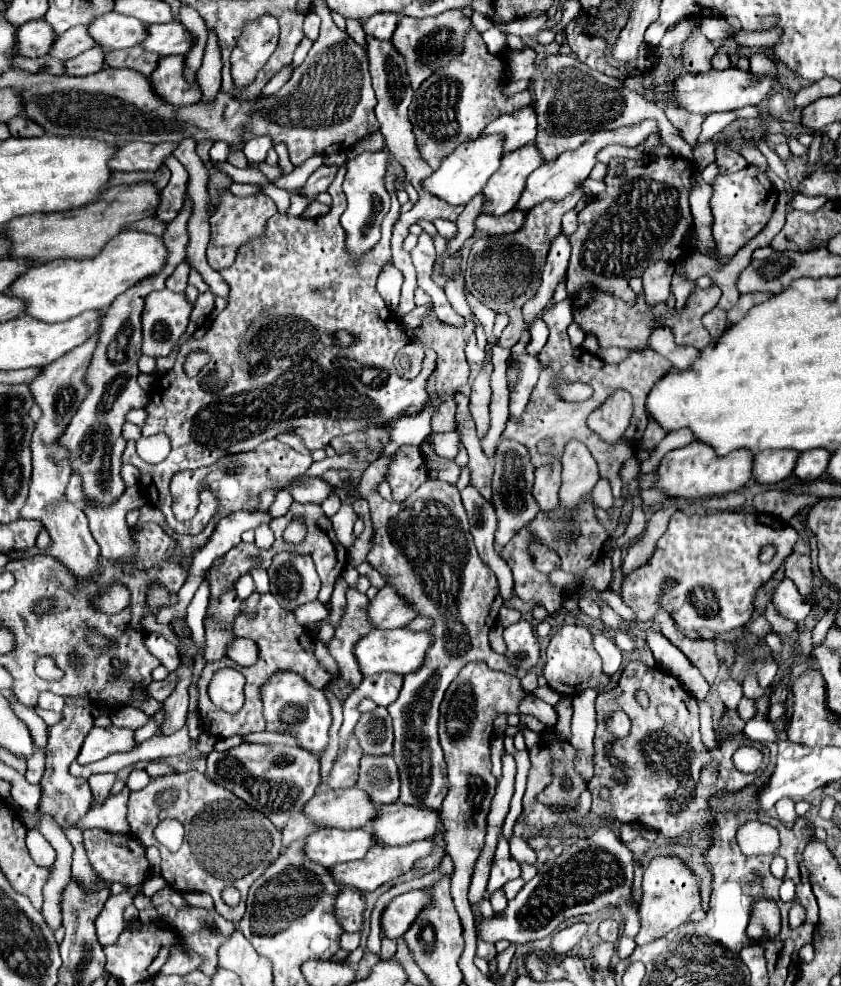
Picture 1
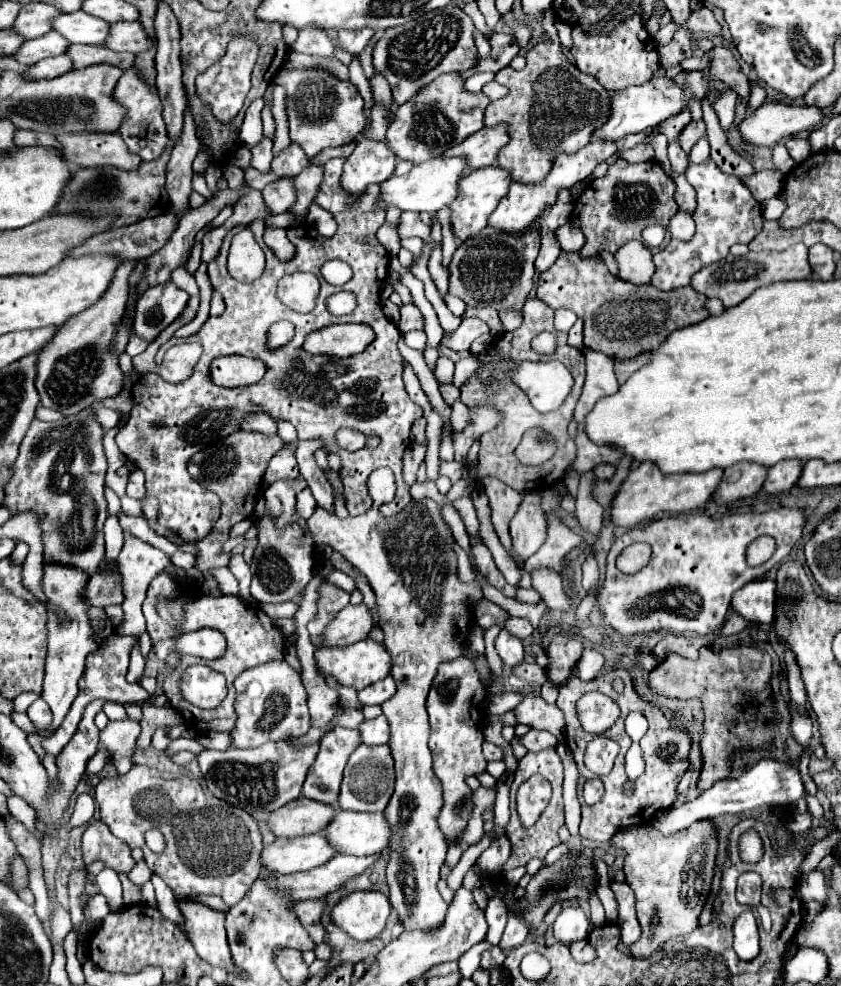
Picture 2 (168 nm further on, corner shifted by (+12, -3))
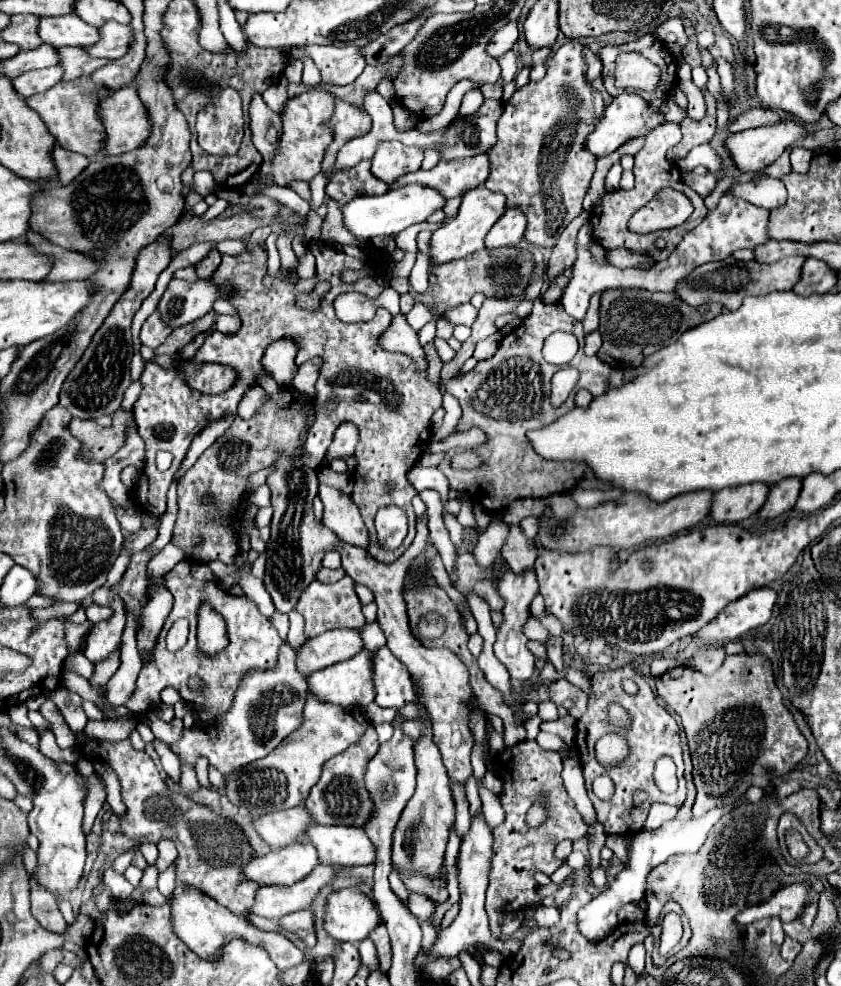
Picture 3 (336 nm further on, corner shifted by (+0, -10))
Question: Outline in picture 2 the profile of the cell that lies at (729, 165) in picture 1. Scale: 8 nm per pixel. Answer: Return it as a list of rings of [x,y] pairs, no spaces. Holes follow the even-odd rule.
[[[702,101],[702,111],[704,111],[704,123],[708,127],[708,139],[710,139],[710,149],[712,149],[712,159],[716,161],[716,165],[730,175],[748,175],[752,173],[752,165],[740,157],[738,153],[734,153],[730,149],[730,145],[726,143],[726,133],[718,121],[716,111],[712,109],[710,101]]]

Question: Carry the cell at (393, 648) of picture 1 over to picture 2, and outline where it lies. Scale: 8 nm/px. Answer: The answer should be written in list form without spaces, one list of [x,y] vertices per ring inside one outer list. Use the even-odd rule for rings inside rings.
[[[364,639],[364,641],[358,641],[348,647],[320,647],[314,651],[314,659],[316,659],[316,667],[324,679],[334,677],[340,685],[352,687],[356,691],[368,687],[370,683],[380,681],[382,677],[386,677],[390,673],[390,655],[388,655],[386,647],[372,639]]]

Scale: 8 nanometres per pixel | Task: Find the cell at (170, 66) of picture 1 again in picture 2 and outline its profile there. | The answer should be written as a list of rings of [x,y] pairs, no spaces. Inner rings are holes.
[[[126,69],[124,75],[116,83],[112,97],[116,97],[116,103],[126,107],[126,117],[124,117],[118,133],[126,141],[128,149],[132,153],[140,155],[144,161],[158,159],[168,143],[166,127],[164,127],[164,119],[162,119],[162,101],[158,97],[158,91],[154,87],[148,87],[134,69]]]

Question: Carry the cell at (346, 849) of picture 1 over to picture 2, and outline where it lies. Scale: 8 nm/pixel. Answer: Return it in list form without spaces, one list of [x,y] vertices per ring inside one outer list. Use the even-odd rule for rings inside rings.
[[[310,833],[292,839],[274,839],[262,849],[260,863],[270,873],[286,875],[324,865],[334,855],[336,851],[322,833]]]

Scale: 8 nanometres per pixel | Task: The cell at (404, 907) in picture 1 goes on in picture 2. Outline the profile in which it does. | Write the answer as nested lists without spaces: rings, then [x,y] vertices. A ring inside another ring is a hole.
[[[352,891],[330,913],[332,923],[356,941],[378,937],[386,927],[388,915],[390,901],[380,891]]]

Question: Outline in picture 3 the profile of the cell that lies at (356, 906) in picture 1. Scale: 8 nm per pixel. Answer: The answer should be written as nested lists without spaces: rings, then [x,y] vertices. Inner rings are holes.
[[[310,908],[302,910],[302,912],[292,912],[290,916],[284,916],[280,920],[280,926],[296,932],[306,944],[308,948],[312,948],[316,944],[316,930],[314,930],[314,912]]]

